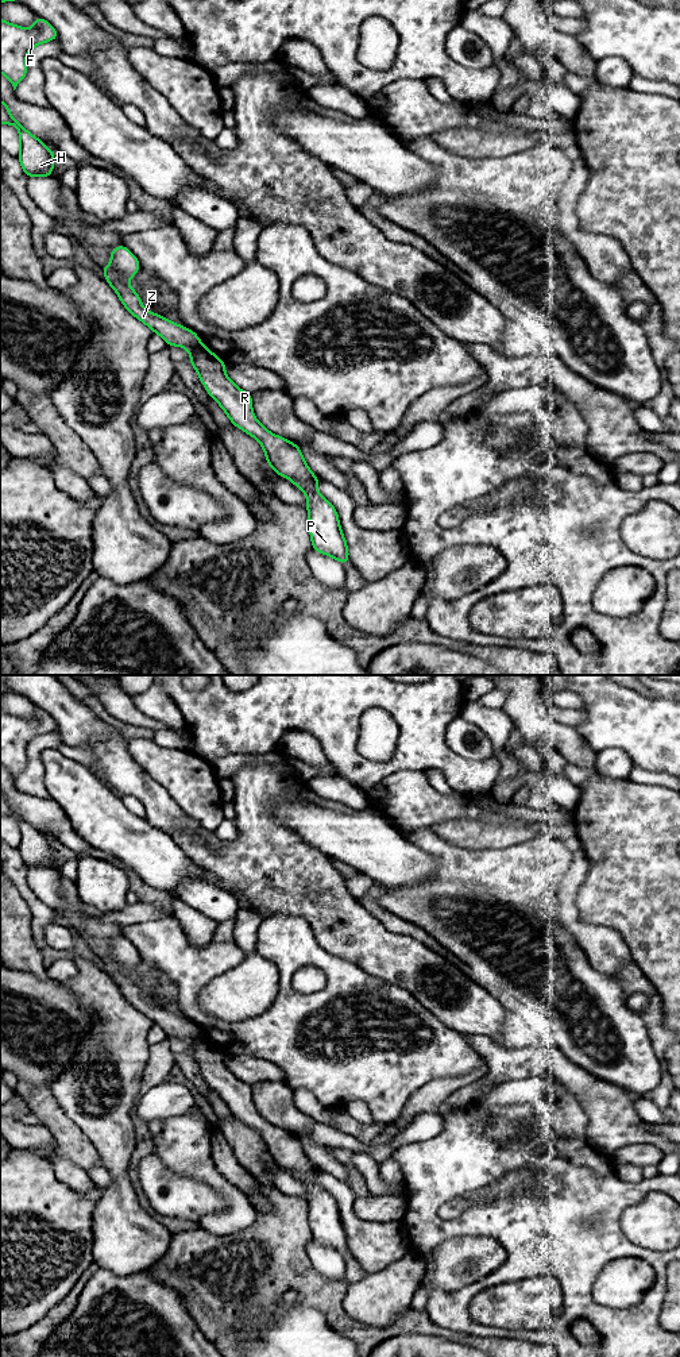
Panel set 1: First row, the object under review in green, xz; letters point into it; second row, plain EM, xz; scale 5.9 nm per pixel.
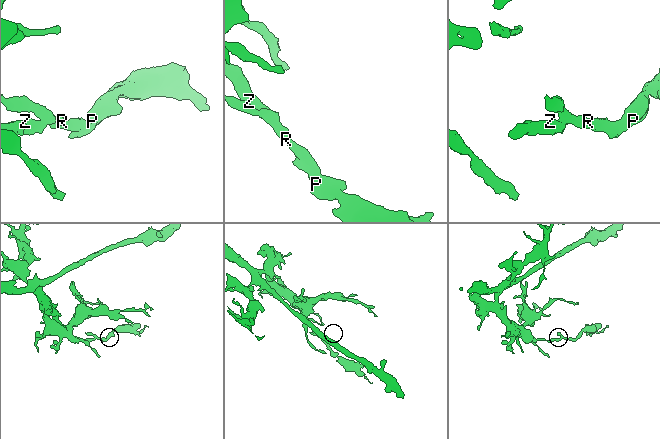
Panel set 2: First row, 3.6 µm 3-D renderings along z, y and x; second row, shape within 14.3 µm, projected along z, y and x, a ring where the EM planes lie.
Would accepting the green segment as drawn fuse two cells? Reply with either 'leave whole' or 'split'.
split

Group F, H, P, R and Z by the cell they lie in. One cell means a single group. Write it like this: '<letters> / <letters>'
F H Z / P R

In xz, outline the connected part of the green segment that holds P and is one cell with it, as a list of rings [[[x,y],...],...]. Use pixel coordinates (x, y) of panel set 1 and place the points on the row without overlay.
[[[205,1037],[190,1046],[192,1057],[208,1086],[217,1092],[231,1114],[255,1129],[278,1167],[290,1171],[308,1190],[312,1238],[344,1256],[348,1238],[335,1198],[317,1181],[320,1171],[310,1163],[300,1138],[267,1122],[252,1105],[251,1086],[239,1080],[225,1065],[225,1055]]]

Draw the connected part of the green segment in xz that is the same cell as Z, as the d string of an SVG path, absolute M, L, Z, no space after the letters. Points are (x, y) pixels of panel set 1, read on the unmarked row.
M117 937L111 942L111 956L100 957L105 972L113 979L124 999L138 1011L162 1028L167 1037L186 1040L190 1046L202 1036L198 1026L192 1021L166 1011L162 1006L155 1006L144 1001L139 986L128 976L140 959L138 949L125 938Z

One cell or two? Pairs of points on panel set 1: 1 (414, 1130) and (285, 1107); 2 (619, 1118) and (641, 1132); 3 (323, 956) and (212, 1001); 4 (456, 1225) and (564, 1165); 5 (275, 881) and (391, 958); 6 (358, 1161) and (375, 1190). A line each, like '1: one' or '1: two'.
1: one
2: one
3: two
4: one
5: one
6: one

